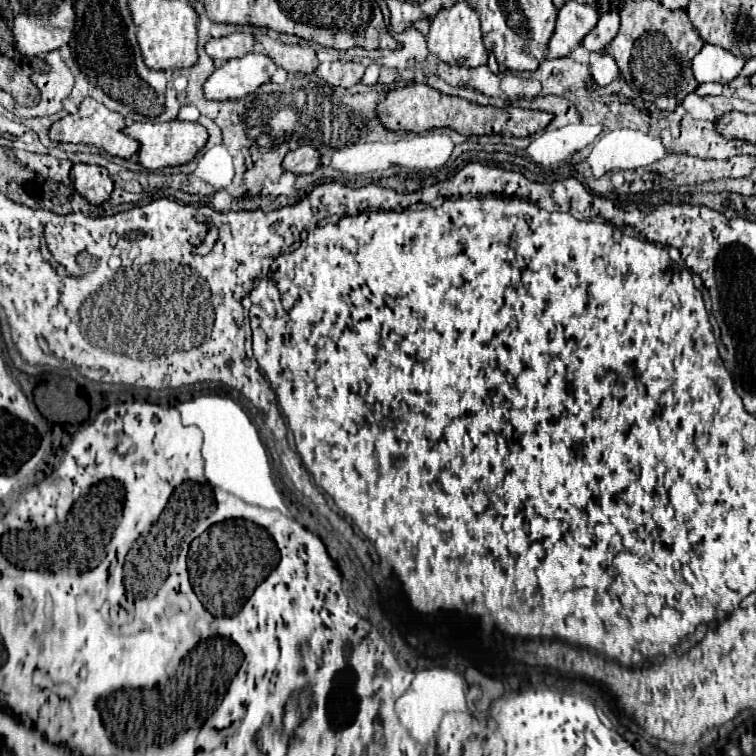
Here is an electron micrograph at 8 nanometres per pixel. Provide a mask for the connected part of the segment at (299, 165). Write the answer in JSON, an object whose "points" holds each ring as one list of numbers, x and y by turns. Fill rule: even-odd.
{"points":[[302,145,294,151,290,151,282,161,282,167,296,175,312,173,318,165,320,165,320,151,312,145]]}

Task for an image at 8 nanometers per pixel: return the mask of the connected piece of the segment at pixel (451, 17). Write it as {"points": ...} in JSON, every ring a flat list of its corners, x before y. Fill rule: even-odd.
{"points":[[458,1,450,9,440,9,430,25,430,33,426,39,428,39,430,53,434,53,440,61,448,65,478,67,478,65,486,65,488,61,488,49,484,49,478,15,466,1]]}

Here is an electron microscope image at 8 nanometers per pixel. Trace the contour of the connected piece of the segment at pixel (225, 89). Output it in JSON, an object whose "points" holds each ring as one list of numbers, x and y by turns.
{"points":[[244,55,218,67,204,85,204,93,214,101,240,101,258,87,270,83,278,65,268,55]]}

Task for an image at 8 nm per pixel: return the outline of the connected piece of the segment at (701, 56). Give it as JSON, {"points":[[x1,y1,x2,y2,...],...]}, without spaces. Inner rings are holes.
{"points":[[704,45,702,51,692,59,692,71,698,83,730,83,736,79,746,65,746,57,736,57,728,53,728,49,720,49,716,45]]}

